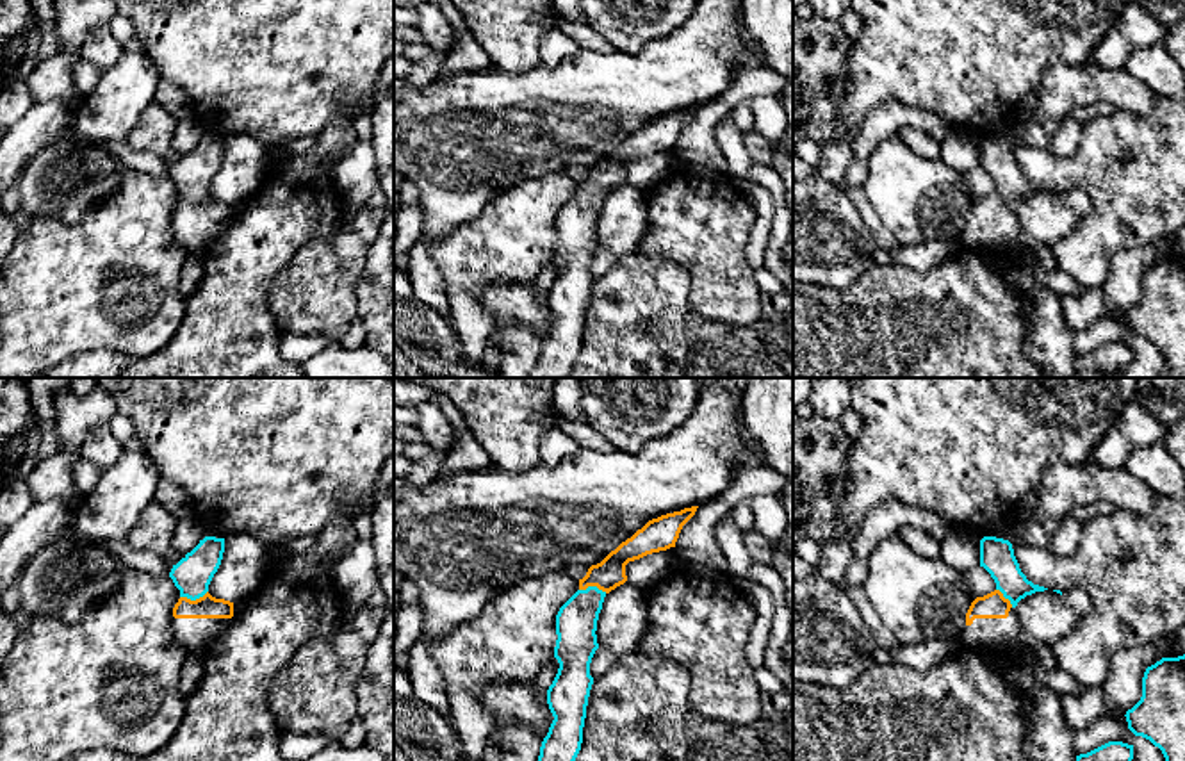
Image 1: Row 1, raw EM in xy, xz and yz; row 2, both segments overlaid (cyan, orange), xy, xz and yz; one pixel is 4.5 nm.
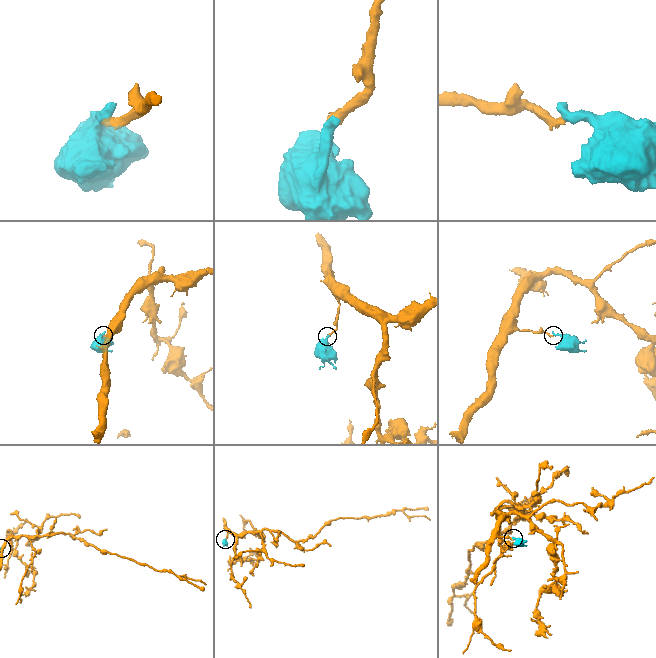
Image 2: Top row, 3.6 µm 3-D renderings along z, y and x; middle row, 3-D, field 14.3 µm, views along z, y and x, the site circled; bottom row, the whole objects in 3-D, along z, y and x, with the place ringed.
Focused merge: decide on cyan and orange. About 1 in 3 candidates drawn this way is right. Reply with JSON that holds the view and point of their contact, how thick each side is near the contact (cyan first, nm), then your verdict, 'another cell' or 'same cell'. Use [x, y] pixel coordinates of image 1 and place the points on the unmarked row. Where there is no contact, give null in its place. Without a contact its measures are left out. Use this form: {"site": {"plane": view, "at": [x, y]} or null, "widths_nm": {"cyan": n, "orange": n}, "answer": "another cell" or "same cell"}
{"site": {"plane": "xy", "at": [193, 200]}, "widths_nm": {"cyan": 170, "orange": 110}, "answer": "same cell"}

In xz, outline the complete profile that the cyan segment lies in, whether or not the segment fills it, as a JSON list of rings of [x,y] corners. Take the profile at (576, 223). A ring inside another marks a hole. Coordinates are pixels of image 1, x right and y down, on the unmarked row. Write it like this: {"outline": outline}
{"outline": [[[684,109],[649,121],[601,164],[592,166],[579,180],[579,191],[560,209],[554,248],[560,269],[547,290],[547,305],[554,321],[529,378],[570,376],[583,344],[586,307],[593,285],[590,264],[599,250],[595,232],[604,198],[627,182],[625,166],[629,162],[675,148],[682,127],[697,109]]]}

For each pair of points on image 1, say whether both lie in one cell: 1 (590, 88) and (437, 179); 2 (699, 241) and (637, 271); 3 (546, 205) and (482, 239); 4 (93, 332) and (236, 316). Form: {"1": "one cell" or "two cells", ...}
{"1": "one cell", "2": "two cells", "3": "one cell", "4": "two cells"}

